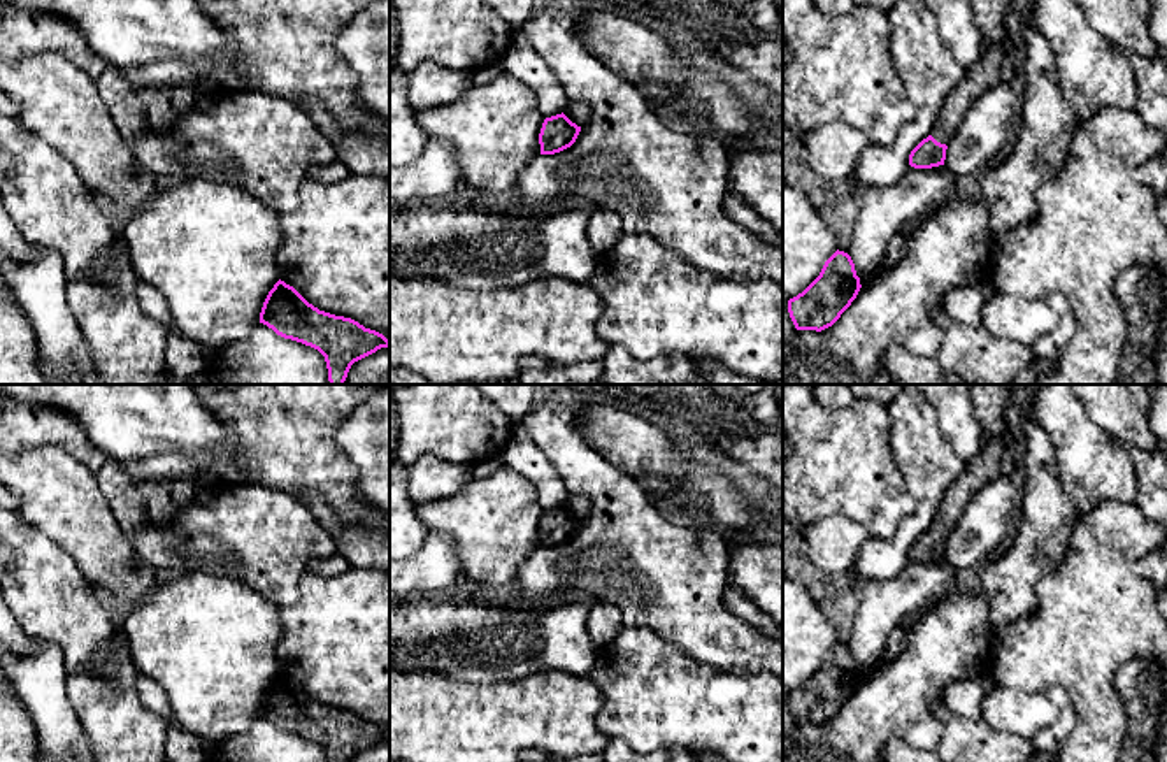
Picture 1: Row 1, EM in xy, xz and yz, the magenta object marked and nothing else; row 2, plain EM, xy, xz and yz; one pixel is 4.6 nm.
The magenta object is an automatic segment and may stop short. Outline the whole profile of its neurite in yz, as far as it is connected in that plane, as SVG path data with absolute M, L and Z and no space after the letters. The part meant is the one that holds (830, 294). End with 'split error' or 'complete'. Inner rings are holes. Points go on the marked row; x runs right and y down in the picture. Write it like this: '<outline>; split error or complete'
M835 251L820 276L797 297L788 300L788 313L797 330L821 332L832 327L860 291L851 256Z; complete

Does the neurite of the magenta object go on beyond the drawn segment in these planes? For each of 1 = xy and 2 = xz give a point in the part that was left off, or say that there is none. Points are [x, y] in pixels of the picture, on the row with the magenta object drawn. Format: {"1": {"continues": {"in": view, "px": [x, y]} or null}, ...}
{"1": {"continues": null}, "2": {"continues": null}}

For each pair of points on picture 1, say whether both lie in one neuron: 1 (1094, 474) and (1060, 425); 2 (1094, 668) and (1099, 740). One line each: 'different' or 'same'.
1: same
2: same

